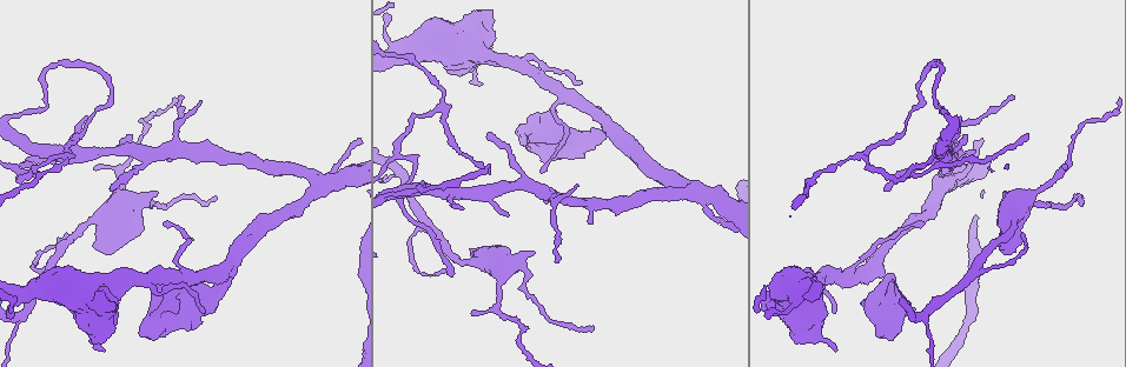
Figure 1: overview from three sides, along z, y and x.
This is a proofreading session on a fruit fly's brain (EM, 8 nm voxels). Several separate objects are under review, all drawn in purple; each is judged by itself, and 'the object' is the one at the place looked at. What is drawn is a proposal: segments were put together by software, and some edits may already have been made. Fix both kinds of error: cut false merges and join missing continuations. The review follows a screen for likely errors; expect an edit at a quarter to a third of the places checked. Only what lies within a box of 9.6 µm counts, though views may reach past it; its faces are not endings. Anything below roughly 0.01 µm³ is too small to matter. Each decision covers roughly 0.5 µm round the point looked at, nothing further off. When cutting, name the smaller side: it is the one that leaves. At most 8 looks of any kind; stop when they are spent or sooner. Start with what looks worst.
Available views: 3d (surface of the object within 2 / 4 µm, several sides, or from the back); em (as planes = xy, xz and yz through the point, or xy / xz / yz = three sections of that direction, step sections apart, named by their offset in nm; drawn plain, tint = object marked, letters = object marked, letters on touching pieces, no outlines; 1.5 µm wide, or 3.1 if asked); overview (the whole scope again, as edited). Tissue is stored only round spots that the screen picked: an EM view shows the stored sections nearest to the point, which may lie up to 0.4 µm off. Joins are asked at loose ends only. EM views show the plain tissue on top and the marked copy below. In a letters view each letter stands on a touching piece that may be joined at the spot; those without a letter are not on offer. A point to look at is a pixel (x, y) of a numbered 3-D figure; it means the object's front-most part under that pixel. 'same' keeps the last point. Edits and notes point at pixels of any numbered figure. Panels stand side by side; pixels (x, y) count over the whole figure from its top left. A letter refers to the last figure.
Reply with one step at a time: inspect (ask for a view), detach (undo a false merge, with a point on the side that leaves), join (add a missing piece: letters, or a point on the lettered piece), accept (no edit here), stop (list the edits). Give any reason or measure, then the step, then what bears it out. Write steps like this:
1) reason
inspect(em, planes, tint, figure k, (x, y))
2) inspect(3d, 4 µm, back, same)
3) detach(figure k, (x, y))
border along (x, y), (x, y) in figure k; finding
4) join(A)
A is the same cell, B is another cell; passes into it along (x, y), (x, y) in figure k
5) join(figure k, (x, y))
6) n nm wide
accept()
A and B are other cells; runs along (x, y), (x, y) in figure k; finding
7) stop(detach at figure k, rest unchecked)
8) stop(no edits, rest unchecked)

an open end
inspect(em, planes, letters, figure 1, (194, 325))

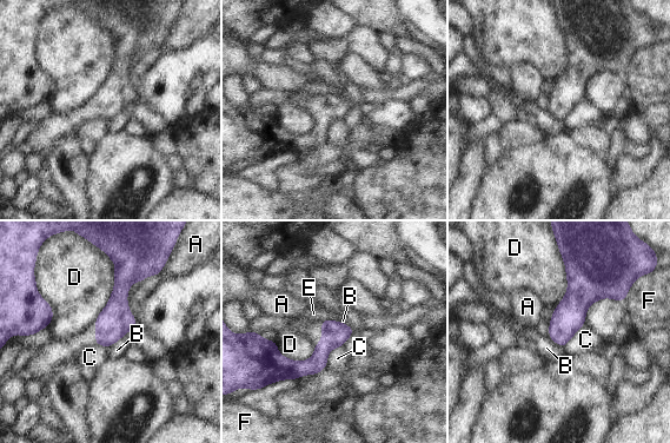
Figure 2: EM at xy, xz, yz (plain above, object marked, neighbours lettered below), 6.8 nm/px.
accept()
A, B, C, D, E and F are other cells; runs along (349, 330), (307, 367), (265, 346) in figure 2; no lettered piece goes on from it

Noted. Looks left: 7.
sharp bend
inspect(3d, 2 µm, figure 1, (397, 152))

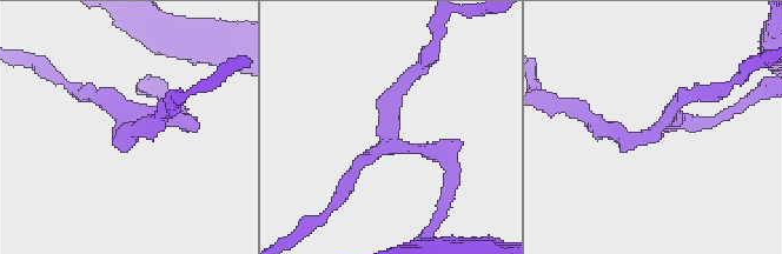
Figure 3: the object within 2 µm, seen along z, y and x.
3 arms; shape alone is not enough
inspect(em, yz, step 4, tint, figure 3, (127, 119))

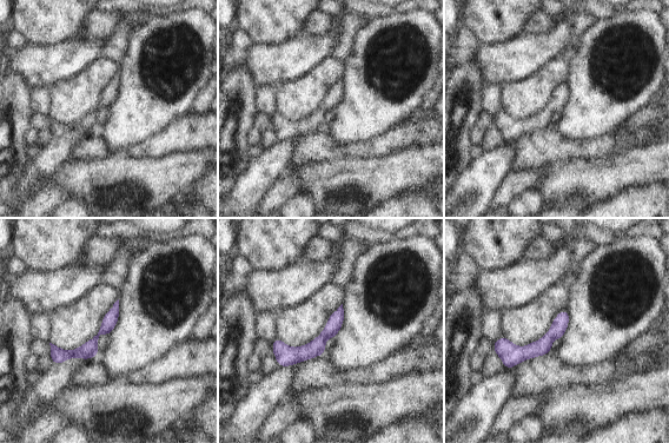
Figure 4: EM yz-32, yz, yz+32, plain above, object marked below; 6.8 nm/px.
cut it another way
inspect(em, planes, letters, same)

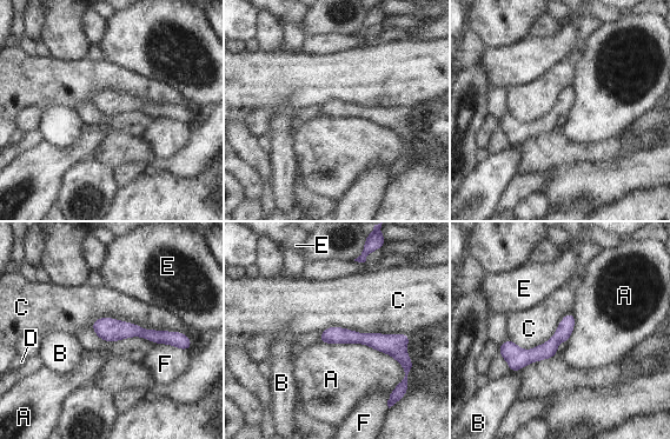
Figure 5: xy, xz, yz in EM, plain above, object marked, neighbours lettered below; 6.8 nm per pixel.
accept()
A, B, C, D, E and F are other cells; one neuron here

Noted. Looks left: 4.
thin neck
inspect(em, planes, letters, figure 1, (396, 57))

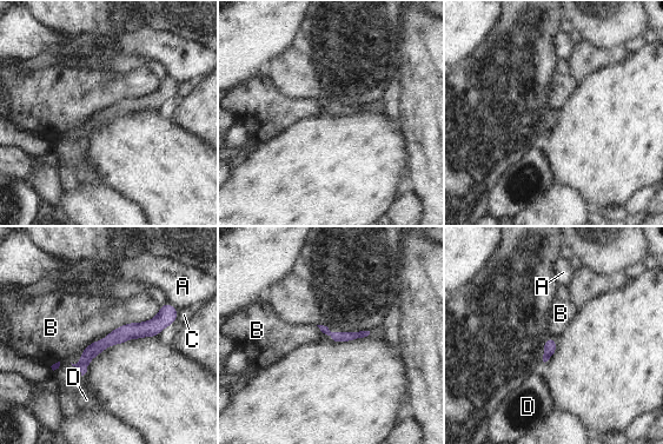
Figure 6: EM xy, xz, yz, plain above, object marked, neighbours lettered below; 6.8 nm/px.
accept()
A, B, C and D are other cells; border along (160, 306), (81, 350) in figure 6; continuous, no second neuron

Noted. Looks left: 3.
stop(no edits, rest unchecked)

